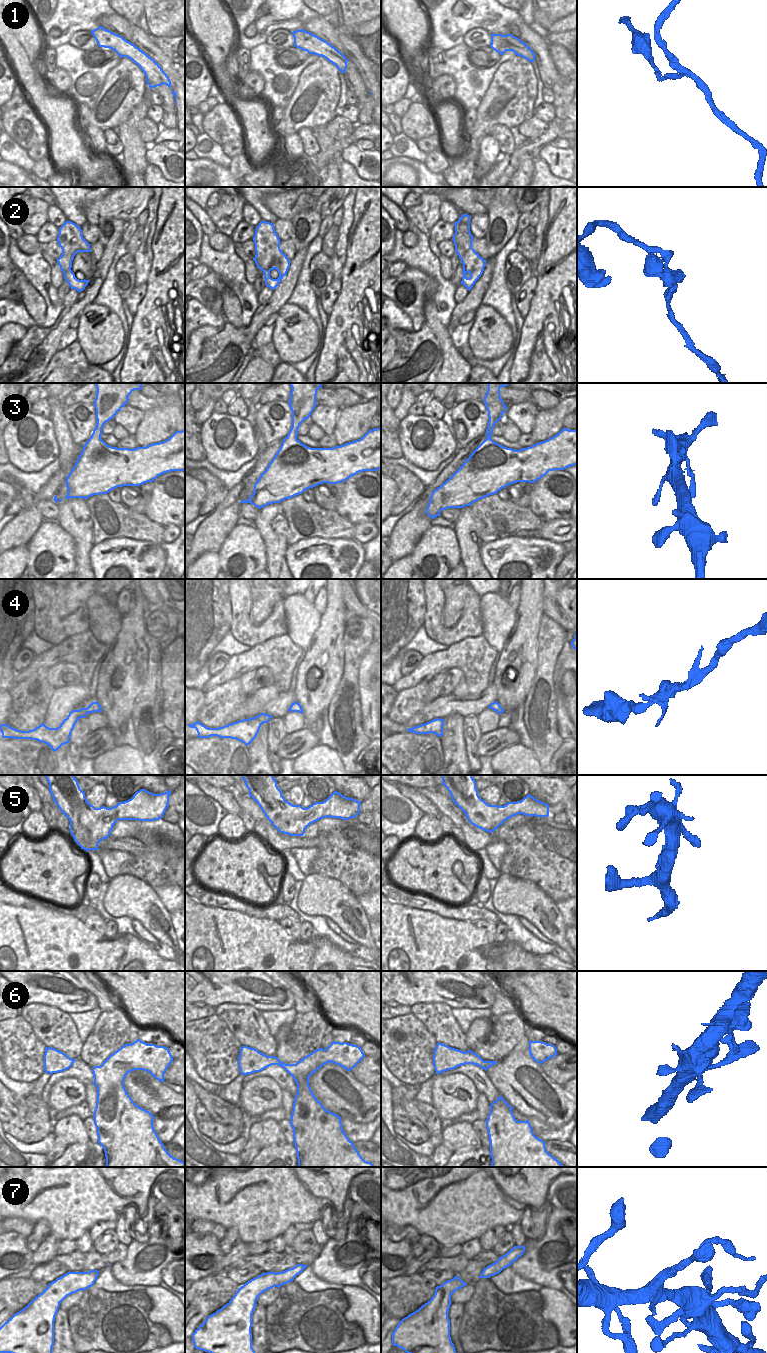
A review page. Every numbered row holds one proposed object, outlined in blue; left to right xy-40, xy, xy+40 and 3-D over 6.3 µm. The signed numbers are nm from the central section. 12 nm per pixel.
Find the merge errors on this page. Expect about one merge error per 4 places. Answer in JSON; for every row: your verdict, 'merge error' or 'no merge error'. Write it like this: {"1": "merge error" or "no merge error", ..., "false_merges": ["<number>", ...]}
{"1": "no merge error", "2": "no merge error", "3": "no merge error", "4": "no merge error", "5": "no merge error", "6": "no merge error", "7": "no merge error", "false_merges": []}

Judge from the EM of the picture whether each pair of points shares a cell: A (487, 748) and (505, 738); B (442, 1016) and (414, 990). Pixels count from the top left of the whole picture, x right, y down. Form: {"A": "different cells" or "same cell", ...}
{"A": "same cell", "B": "different cells"}

